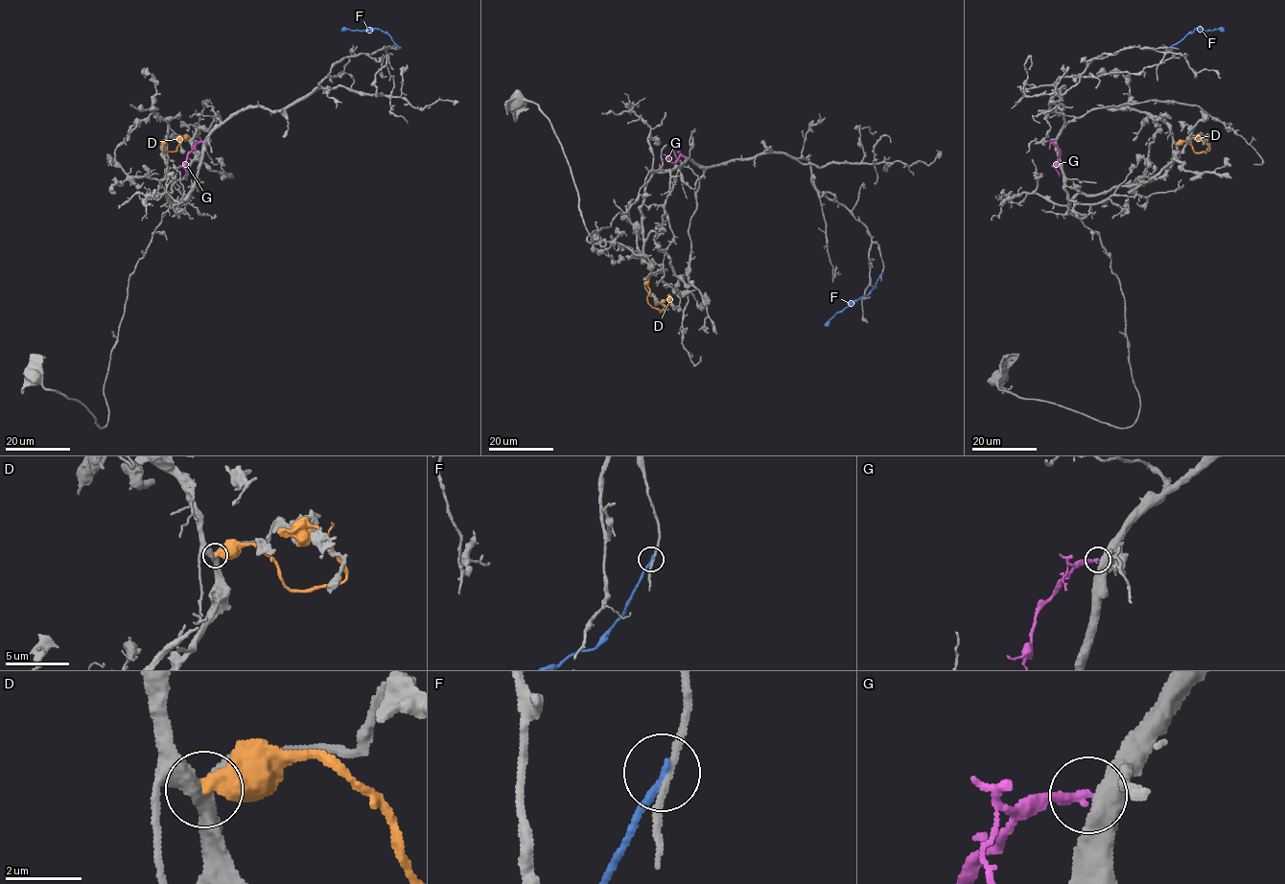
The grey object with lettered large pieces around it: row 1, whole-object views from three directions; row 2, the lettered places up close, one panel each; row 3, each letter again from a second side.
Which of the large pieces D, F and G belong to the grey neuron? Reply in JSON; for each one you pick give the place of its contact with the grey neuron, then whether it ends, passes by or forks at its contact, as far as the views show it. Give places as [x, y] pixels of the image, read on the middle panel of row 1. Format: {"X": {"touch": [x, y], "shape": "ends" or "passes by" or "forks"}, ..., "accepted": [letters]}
{"G": {"touch": [687, 157], "shape": "ends"}, "accepted": ["G"]}

